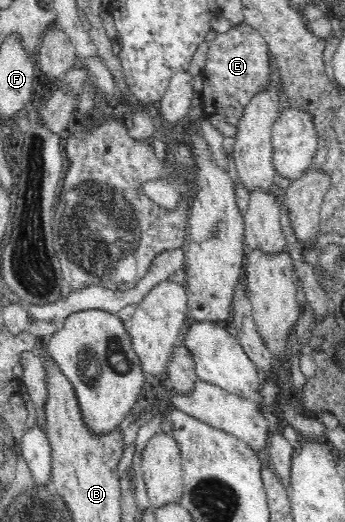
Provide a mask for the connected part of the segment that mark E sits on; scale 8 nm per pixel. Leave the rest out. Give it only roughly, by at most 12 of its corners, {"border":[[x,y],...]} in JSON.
{"border":[[245,21],[211,42],[203,115],[236,136],[270,79],[269,46]]}

